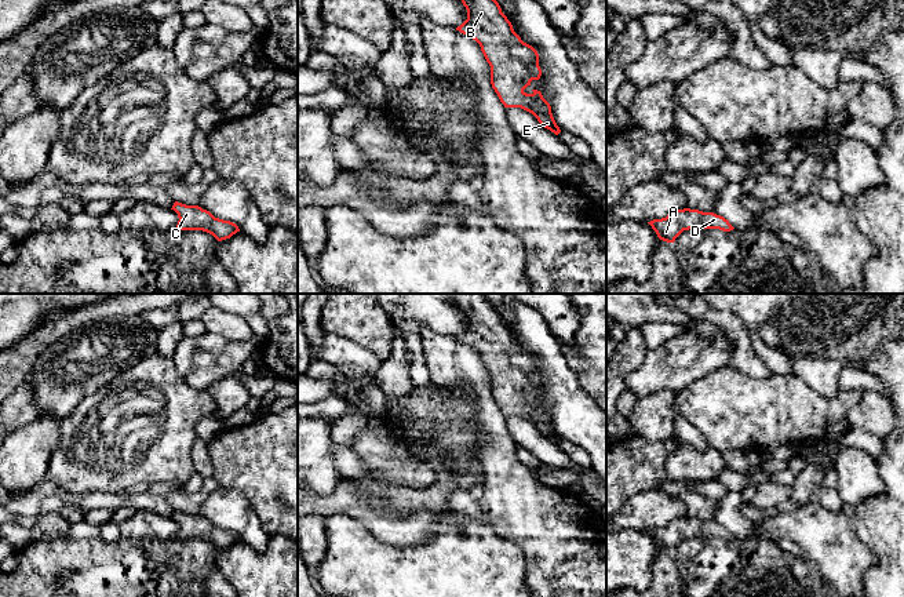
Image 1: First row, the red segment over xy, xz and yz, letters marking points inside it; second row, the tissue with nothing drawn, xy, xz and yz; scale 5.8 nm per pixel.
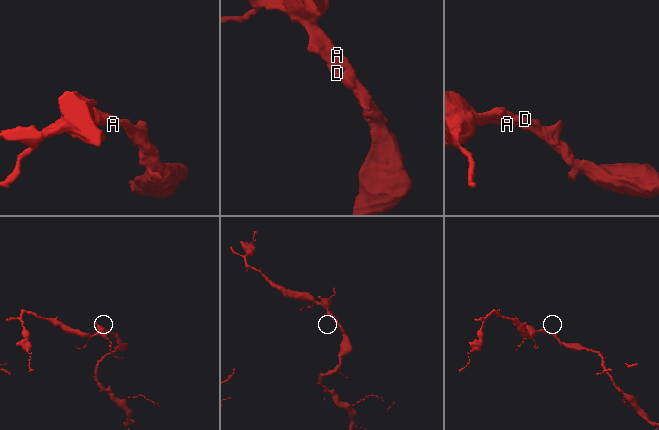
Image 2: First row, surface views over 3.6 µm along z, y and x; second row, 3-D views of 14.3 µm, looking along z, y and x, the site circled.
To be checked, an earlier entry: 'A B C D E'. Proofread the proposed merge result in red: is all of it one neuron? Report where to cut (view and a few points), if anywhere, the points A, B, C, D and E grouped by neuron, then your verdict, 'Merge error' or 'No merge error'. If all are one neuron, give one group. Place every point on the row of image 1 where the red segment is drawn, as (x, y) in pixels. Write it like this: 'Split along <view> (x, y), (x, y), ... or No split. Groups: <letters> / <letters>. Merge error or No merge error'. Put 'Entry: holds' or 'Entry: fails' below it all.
No split. Groups: A B C D E. No merge error
Entry: holds

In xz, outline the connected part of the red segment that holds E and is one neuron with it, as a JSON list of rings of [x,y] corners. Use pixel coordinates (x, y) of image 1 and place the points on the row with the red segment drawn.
[[[462,0],[462,3],[467,10],[467,19],[458,26],[456,30],[480,44],[491,66],[492,88],[497,94],[500,102],[504,108],[521,108],[532,113],[544,128],[558,135],[561,130],[553,117],[550,103],[543,98],[542,92],[532,90],[532,94],[526,94],[524,91],[531,85],[532,80],[539,80],[542,76],[537,51],[532,45],[524,43],[514,32],[511,22],[502,12],[496,0]]]

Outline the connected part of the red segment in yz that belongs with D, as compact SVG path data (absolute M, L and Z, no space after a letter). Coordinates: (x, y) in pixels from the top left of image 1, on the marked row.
M675 210L666 218L648 222L656 232L657 237L667 243L674 243L675 239L689 229L719 229L730 232L734 227L721 215L714 212L703 212L699 210Z

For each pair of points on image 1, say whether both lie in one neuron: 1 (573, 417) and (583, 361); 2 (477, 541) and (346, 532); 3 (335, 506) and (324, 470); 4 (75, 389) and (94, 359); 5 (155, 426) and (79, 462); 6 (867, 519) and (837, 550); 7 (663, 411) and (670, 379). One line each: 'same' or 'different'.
1: different
2: same
3: different
4: same
5: same
6: different
7: different

